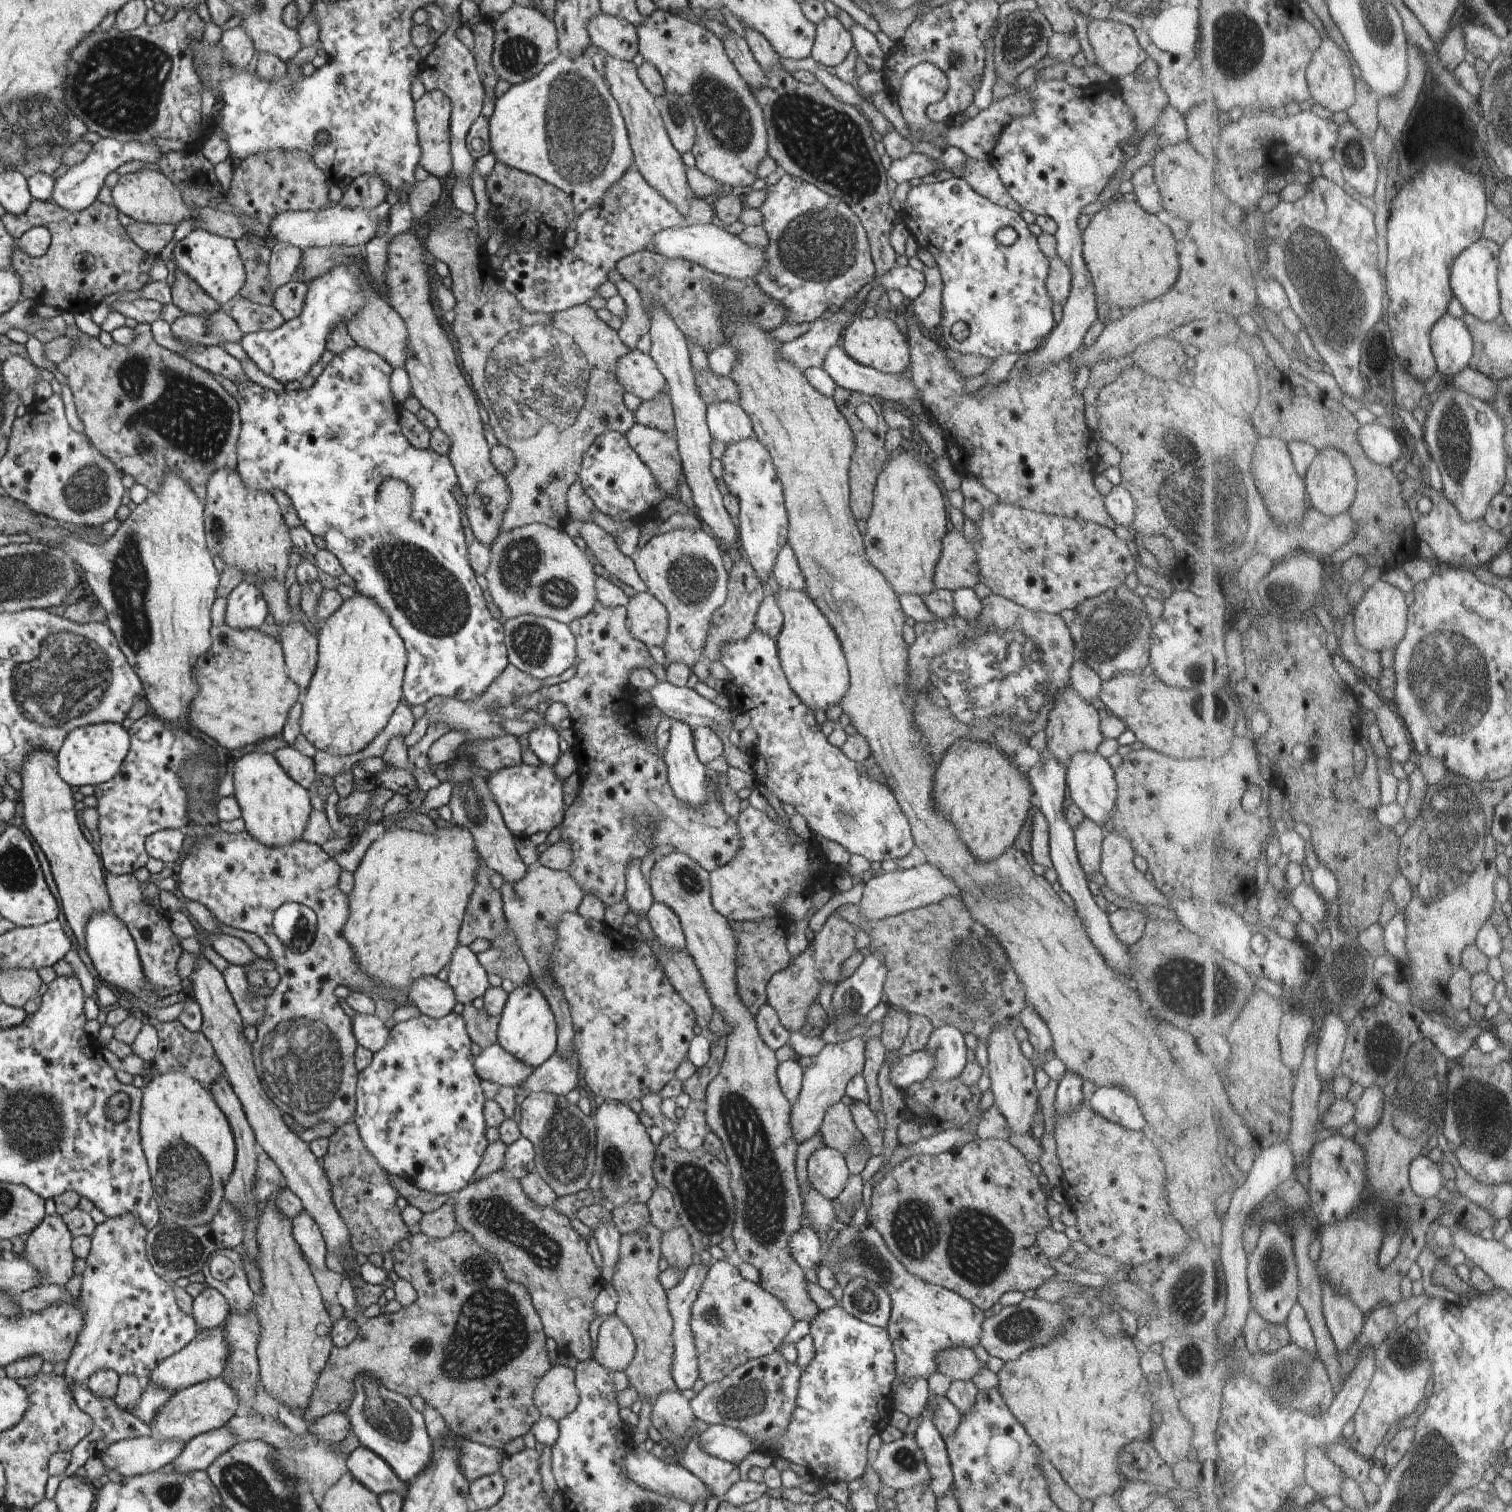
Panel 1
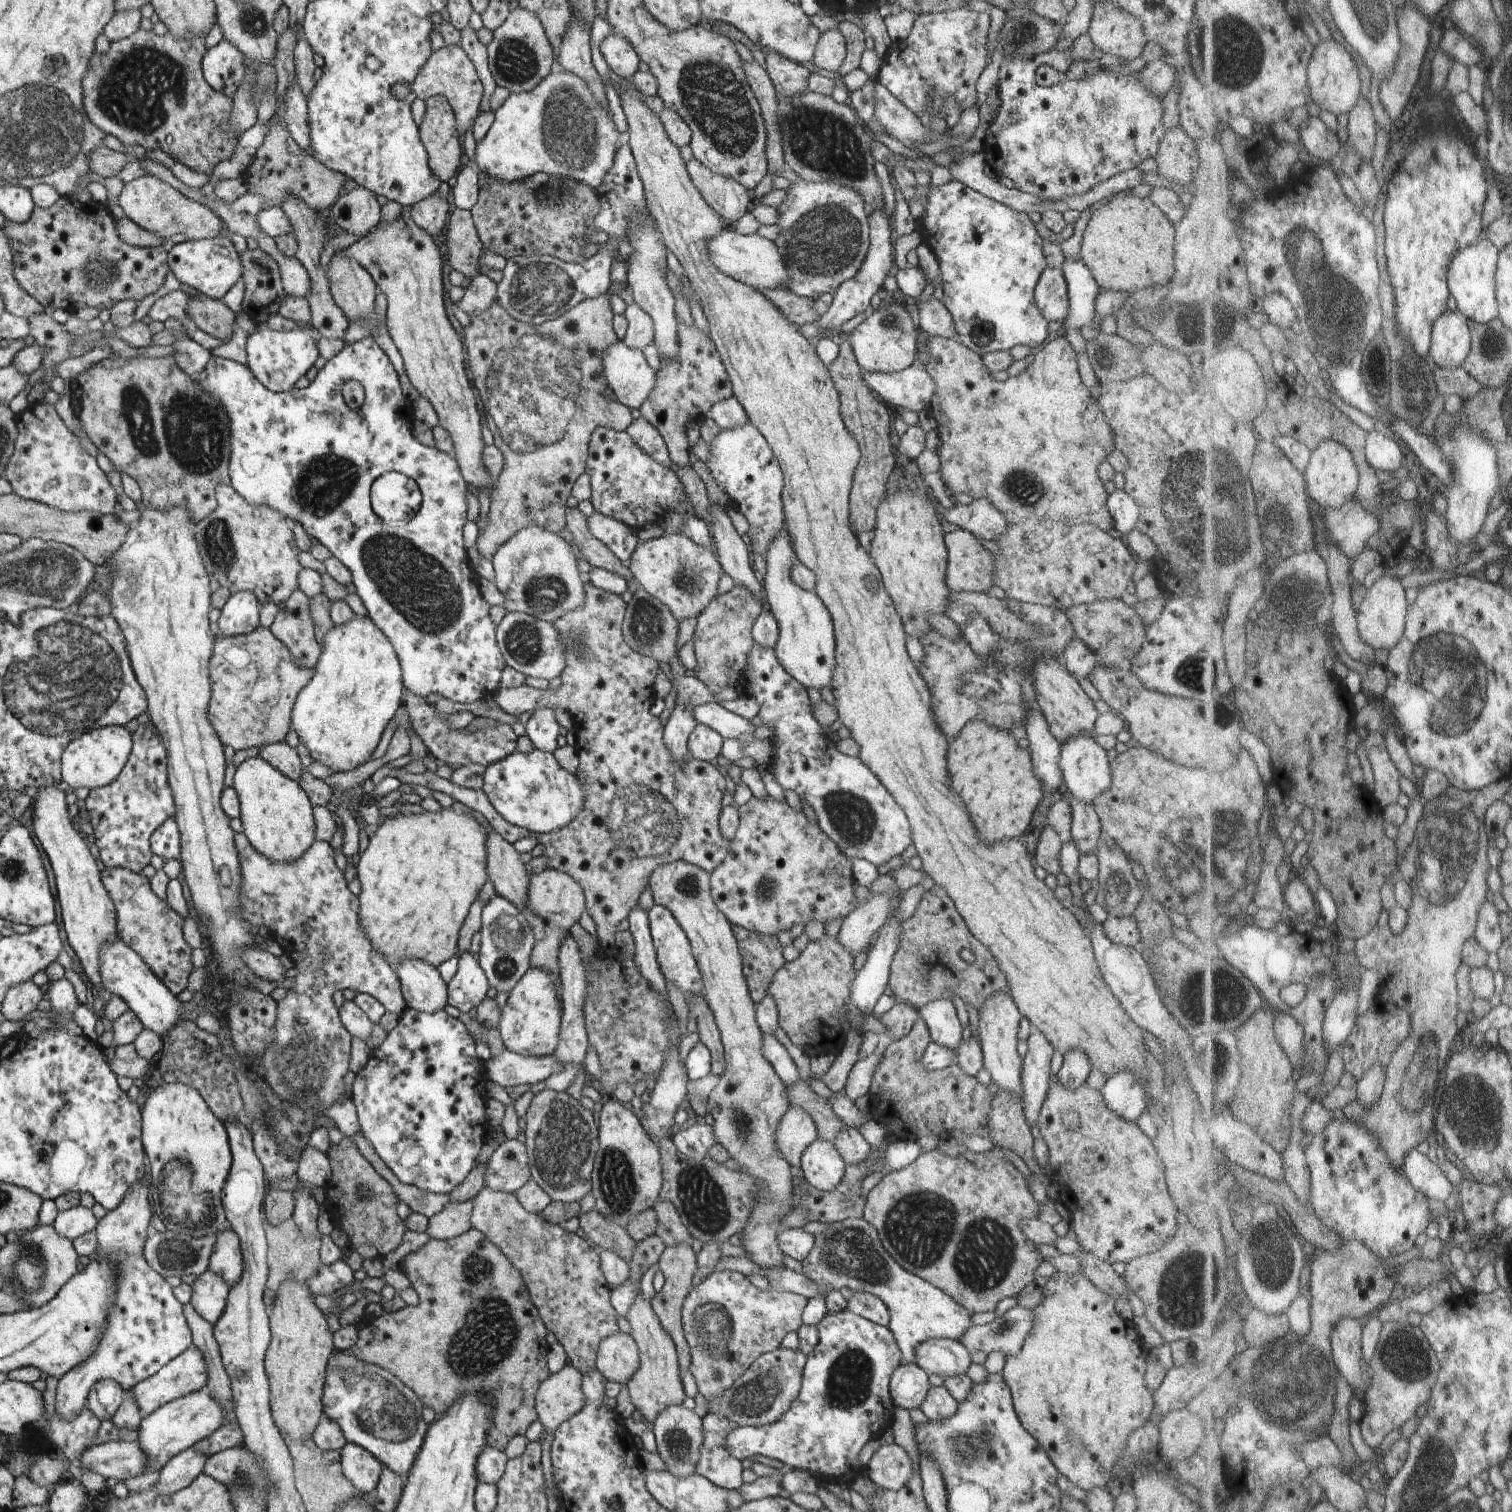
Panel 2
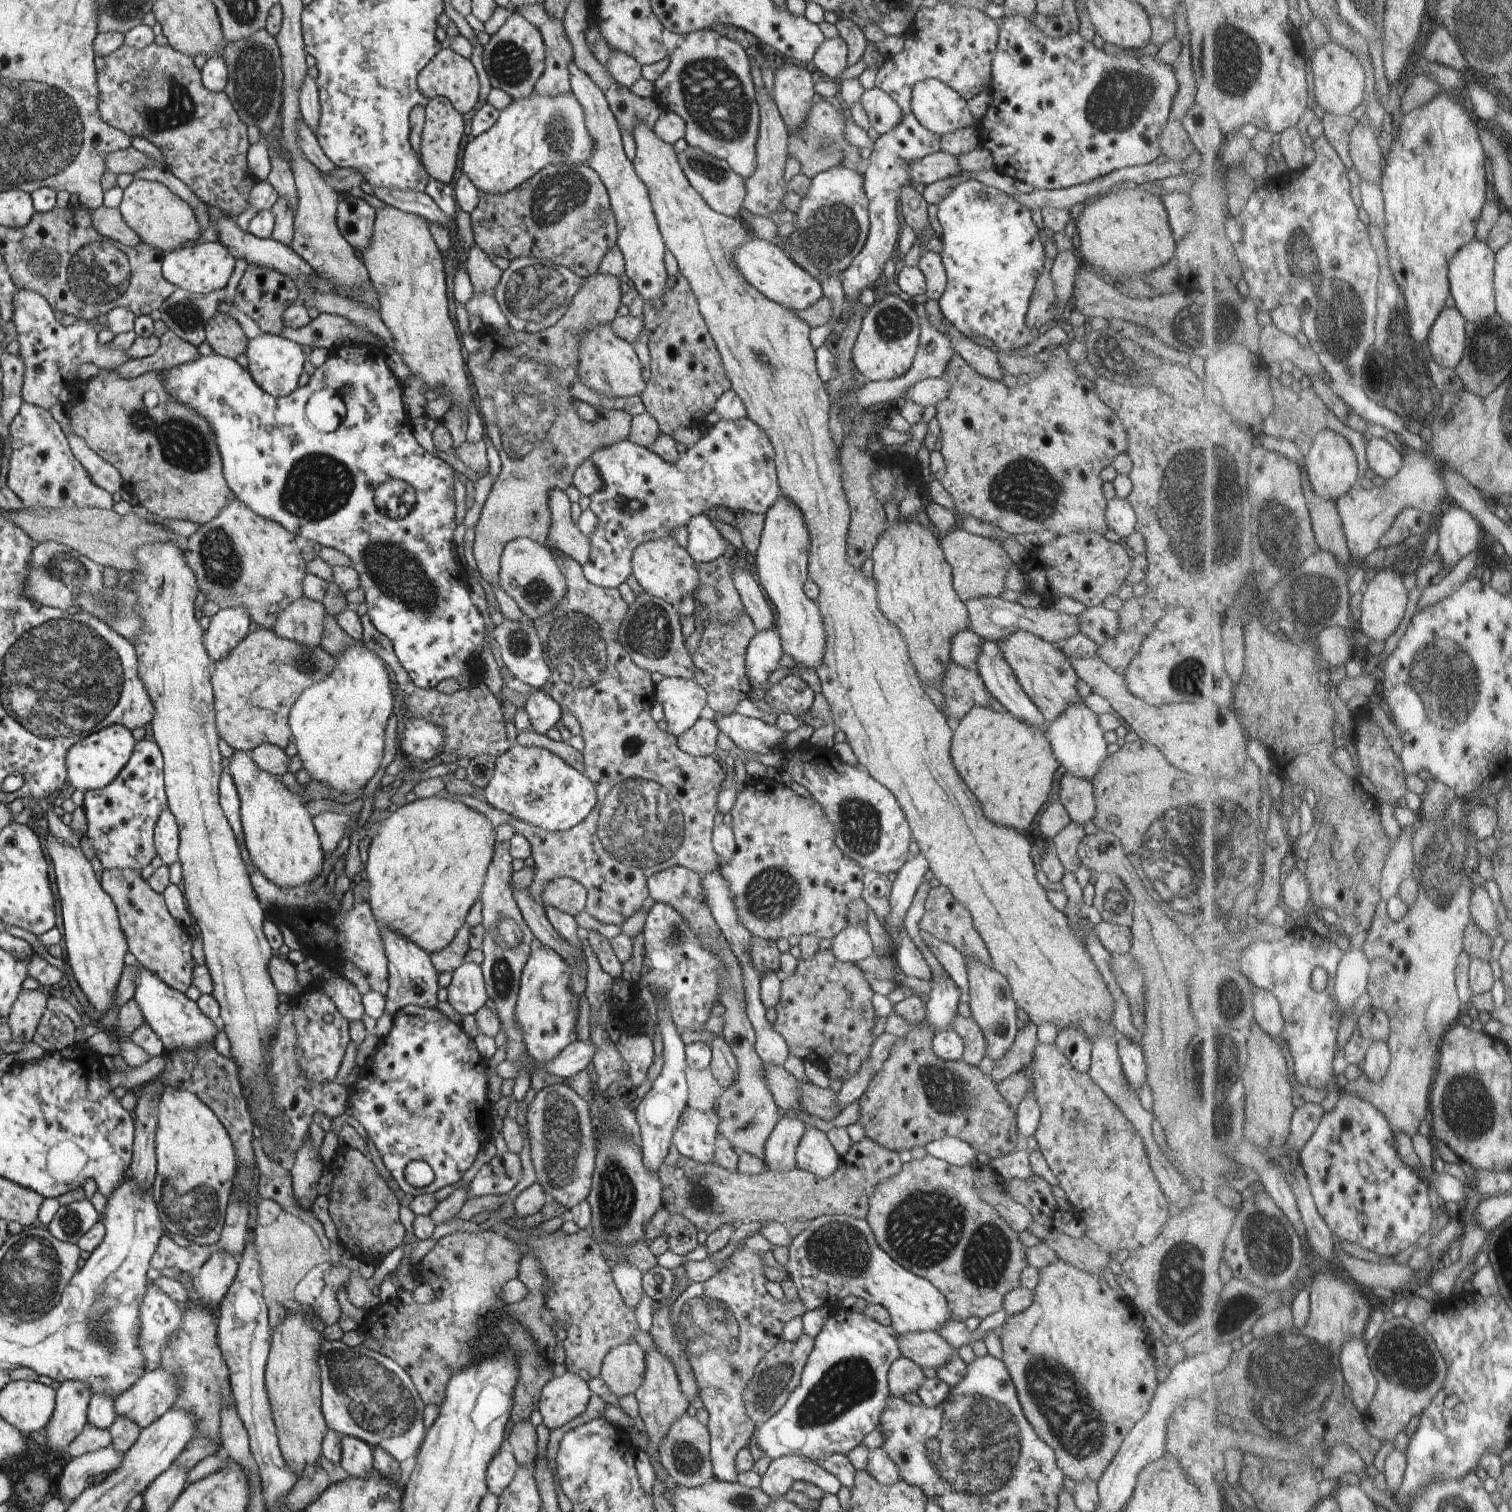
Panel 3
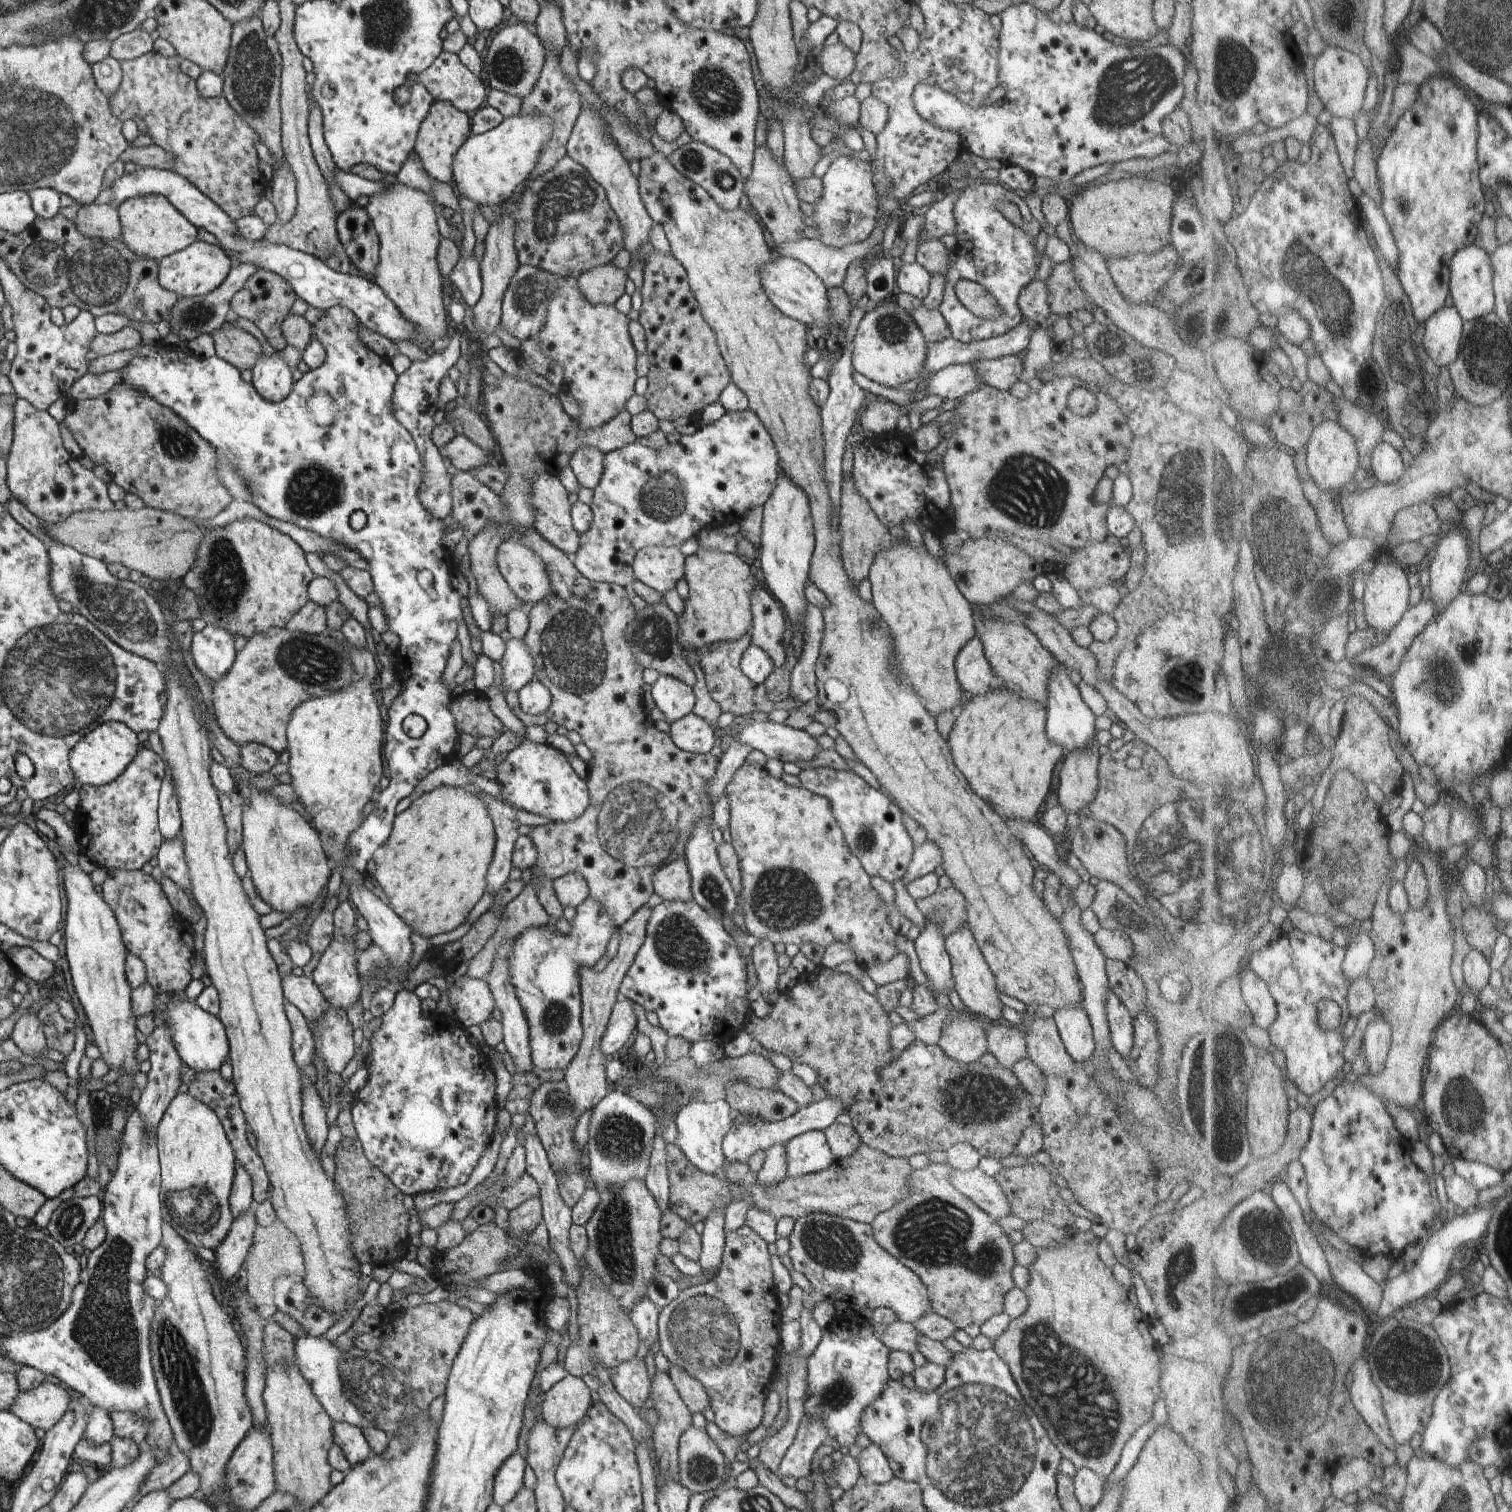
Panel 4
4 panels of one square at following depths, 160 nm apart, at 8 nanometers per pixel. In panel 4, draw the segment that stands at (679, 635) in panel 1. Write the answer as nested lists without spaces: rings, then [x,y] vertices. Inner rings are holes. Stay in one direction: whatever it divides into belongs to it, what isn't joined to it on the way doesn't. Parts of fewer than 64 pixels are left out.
[[[644,547],[635,554],[635,578],[666,594],[685,576],[685,556],[678,547]]]

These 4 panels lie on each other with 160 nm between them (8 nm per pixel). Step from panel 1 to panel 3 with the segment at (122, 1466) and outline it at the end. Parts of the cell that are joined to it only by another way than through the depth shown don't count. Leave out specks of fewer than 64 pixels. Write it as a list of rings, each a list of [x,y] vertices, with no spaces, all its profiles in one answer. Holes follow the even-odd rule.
[[[113,1444],[79,1457],[69,1458],[57,1482],[60,1500],[68,1506],[86,1490],[87,1478],[112,1472],[118,1468],[122,1459],[123,1454],[119,1453]]]

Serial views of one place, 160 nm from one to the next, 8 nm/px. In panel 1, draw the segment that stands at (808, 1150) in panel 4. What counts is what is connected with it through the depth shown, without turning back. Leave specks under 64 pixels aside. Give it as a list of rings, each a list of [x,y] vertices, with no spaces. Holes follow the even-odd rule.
[[[825,1144],[807,1157],[808,1184],[826,1198],[837,1199],[846,1188],[848,1176],[845,1155],[839,1150]]]

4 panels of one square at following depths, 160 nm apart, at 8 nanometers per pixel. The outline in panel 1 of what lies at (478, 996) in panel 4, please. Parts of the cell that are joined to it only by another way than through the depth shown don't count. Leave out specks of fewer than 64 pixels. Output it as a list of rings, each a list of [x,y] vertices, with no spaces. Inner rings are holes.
[[[457,946],[448,966],[449,976],[447,981],[454,989],[457,1002],[461,1002],[463,1005],[470,1005],[478,996],[480,996],[480,998],[484,996],[484,993],[490,986],[488,983],[488,974],[478,961],[477,954],[474,954],[474,952],[470,950],[470,947]]]

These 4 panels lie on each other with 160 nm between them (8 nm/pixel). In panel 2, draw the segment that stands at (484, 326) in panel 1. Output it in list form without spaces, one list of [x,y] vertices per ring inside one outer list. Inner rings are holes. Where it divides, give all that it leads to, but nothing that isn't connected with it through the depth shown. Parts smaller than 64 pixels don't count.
[[[456,209],[448,218],[447,246],[449,250],[449,264],[458,272],[465,274],[472,282],[478,275],[478,259],[482,246],[478,236],[471,211]],[[608,292],[595,296],[594,298],[587,298],[580,301],[574,308],[571,308],[566,314],[556,317],[553,321],[546,321],[541,325],[536,325],[534,328],[530,328],[530,325],[526,324],[523,320],[517,321],[512,318],[504,310],[504,307],[496,300],[488,311],[484,311],[480,315],[470,315],[471,323],[464,331],[464,346],[468,350],[468,365],[470,372],[472,372],[472,380],[474,380],[474,386],[478,388],[482,401],[484,402],[484,408],[486,412],[486,424],[493,433],[494,445],[503,454],[503,469],[500,476],[494,481],[493,489],[491,490],[491,503],[489,507],[489,513],[487,514],[487,521],[483,531],[477,538],[477,550],[479,554],[492,560],[494,553],[502,546],[514,533],[526,527],[540,527],[551,533],[563,534],[566,526],[566,500],[571,495],[573,484],[576,482],[578,476],[580,476],[586,470],[586,463],[588,458],[588,447],[591,439],[593,429],[598,427],[606,427],[615,431],[626,431],[630,423],[633,421],[632,414],[630,413],[630,407],[623,405],[618,401],[608,401],[605,398],[604,390],[607,386],[602,372],[602,355],[608,347],[618,342],[618,338],[613,329],[613,308],[611,307],[611,300]],[[516,326],[516,340],[511,343],[512,340],[512,328]]]

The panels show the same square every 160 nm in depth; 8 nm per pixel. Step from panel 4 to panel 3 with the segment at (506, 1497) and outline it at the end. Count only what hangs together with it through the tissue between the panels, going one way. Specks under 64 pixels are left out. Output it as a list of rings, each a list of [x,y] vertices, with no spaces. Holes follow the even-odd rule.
[[[498,1451],[498,1454],[490,1461],[486,1471],[487,1489],[493,1495],[499,1496],[508,1488],[518,1472],[519,1464],[515,1464],[514,1455],[511,1452]]]

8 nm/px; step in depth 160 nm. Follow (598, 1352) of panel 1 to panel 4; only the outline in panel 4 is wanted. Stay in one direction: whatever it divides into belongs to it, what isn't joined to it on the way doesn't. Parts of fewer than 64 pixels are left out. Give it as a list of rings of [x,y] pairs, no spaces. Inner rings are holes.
[[[636,1356],[612,1368],[613,1383],[618,1394],[638,1412],[643,1410],[642,1405],[648,1400],[651,1389],[645,1362]]]

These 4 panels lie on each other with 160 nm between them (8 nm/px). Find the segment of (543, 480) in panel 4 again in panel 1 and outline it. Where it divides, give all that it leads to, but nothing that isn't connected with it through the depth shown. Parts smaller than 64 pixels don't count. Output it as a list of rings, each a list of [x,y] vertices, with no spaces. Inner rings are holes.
[[[593,520],[581,523],[578,540],[589,552],[593,561],[605,568],[607,574],[614,574],[620,582],[634,588],[638,593],[647,590],[646,584],[636,572],[632,558],[622,554],[615,538]]]

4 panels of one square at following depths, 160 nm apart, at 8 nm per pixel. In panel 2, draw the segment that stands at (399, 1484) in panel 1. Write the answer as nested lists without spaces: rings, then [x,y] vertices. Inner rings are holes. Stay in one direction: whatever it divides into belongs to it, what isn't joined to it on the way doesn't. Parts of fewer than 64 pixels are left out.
[[[346,1443],[341,1448],[341,1465],[344,1476],[361,1494],[373,1494],[383,1464],[362,1445]]]

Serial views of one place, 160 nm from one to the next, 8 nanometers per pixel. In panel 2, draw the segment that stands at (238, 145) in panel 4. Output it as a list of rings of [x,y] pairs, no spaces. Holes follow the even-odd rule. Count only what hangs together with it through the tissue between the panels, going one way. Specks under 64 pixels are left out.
[[[142,28],[125,39],[110,43],[107,51],[95,52],[91,56],[89,70],[82,79],[86,112],[89,112],[90,120],[124,145],[142,145],[147,150],[163,150],[193,171],[210,176],[218,163],[234,154],[243,132],[234,131],[235,128],[230,124],[234,95],[228,96],[212,88],[206,80],[202,60],[209,50],[206,36],[197,36],[187,41],[174,37],[170,31],[159,37],[153,31]]]

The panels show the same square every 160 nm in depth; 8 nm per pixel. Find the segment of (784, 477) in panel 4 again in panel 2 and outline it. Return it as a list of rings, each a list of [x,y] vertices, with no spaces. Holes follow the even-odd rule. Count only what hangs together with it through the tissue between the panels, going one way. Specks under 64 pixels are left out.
[[[785,522],[766,549],[764,558],[765,606],[770,608],[779,628],[774,648],[776,658],[784,670],[807,689],[828,687],[835,671],[833,620],[830,611],[814,591],[807,591],[792,580],[791,570],[798,558]]]

